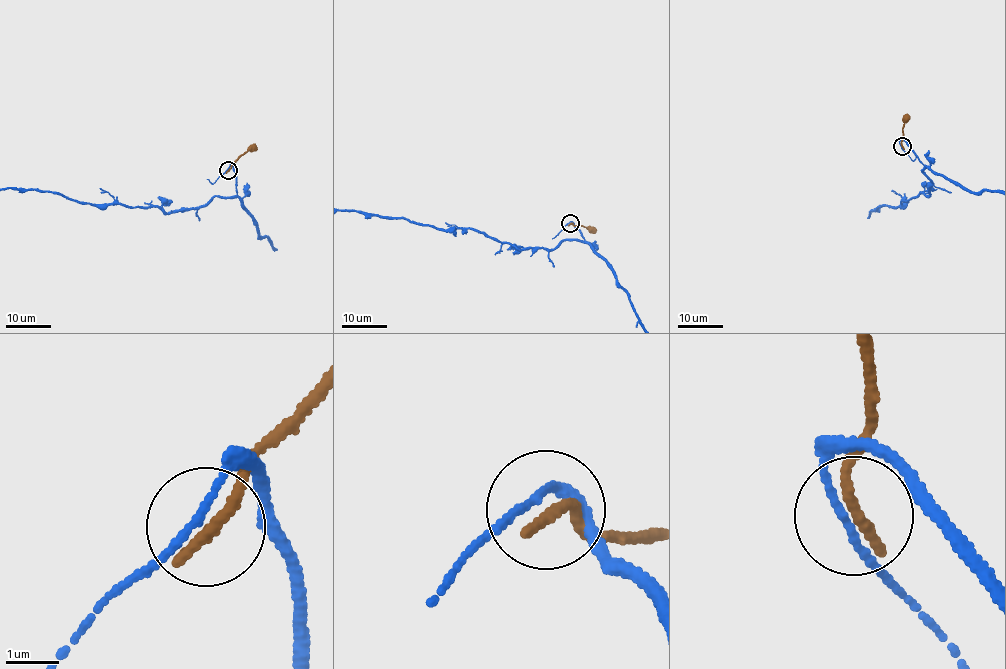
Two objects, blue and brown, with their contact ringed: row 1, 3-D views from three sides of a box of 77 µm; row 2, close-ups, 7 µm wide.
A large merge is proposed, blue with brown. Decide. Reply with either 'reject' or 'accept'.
reject

